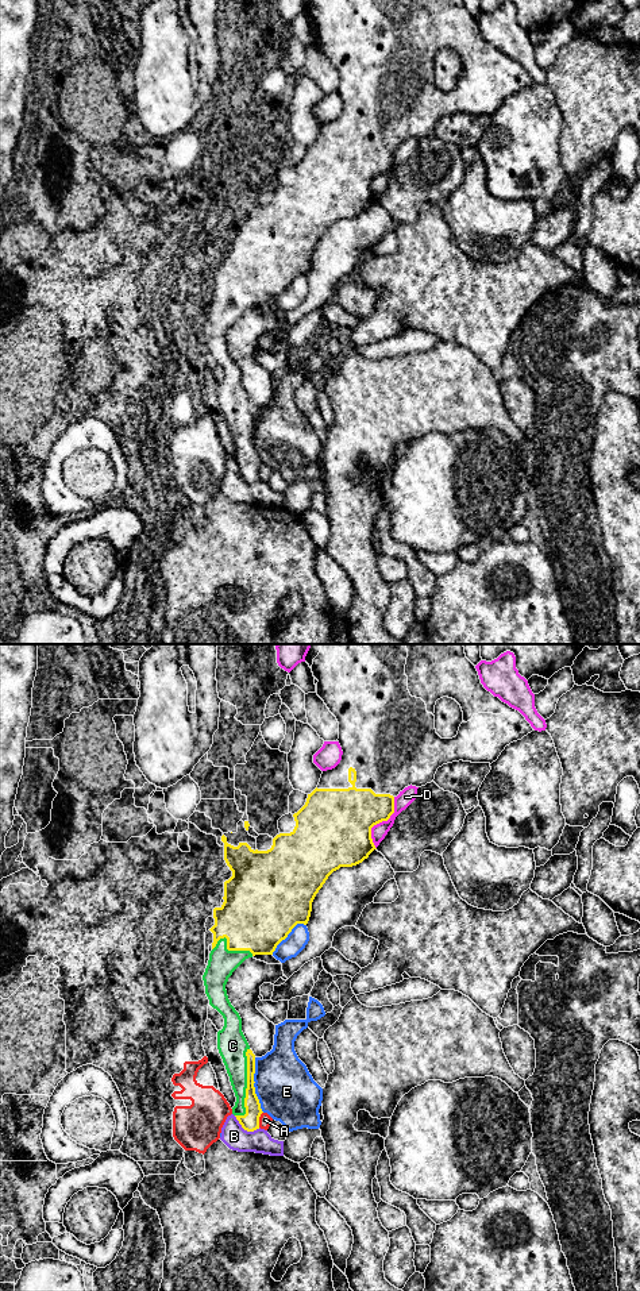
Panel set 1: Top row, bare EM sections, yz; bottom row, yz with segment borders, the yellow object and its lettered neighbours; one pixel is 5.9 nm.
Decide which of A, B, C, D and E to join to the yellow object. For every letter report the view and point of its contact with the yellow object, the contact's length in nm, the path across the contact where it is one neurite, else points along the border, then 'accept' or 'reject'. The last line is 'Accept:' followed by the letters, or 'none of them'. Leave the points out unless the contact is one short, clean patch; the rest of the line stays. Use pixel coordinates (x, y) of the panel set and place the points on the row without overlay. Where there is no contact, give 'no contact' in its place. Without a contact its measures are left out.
A: meets yellow in yz at (258, 471); contact 100 nm long; reject
B: meets yellow in yz at (246, 481); contact 180 nm long; border along yz (234, 467), (247, 482), (259, 480); reject
C: meets yellow in yz at (247, 438); contact 420 nm long; accept
D: meets yellow in yz at (380, 173); contact 340 nm long; border along yz (394, 149), (394, 164), (371, 180), (371, 193), (376, 200); reject
E: meets yellow in yz at (253, 436); contact 340 nm long; reject
Accept: C

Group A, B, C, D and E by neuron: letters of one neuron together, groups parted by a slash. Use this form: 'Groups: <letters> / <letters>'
Groups: A / B D E / C

